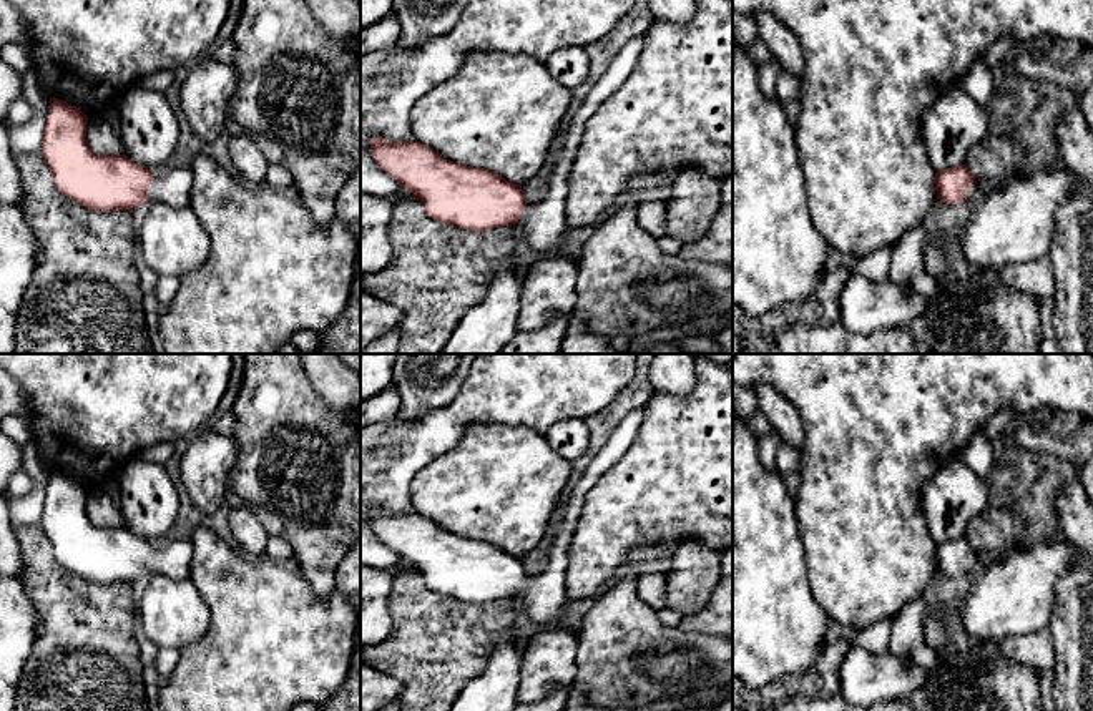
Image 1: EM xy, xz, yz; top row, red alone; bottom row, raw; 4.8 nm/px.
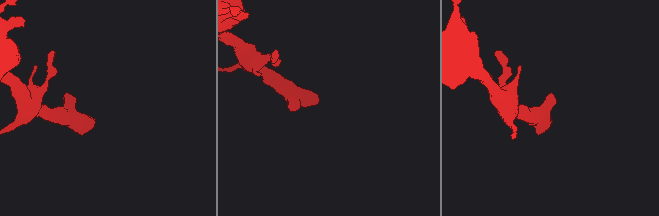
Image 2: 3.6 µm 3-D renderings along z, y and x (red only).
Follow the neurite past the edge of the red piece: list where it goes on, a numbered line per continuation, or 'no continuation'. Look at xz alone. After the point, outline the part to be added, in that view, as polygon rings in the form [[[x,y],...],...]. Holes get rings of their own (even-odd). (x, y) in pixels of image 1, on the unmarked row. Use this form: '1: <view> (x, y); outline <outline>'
1: xz (544, 595); outline [[[645,407],[631,410],[615,429],[606,445],[588,463],[581,478],[575,485],[570,500],[558,523],[545,568],[537,575],[527,575],[518,596],[523,600],[527,615],[542,630],[566,626],[563,611],[568,601],[565,588],[565,571],[568,566],[568,548],[583,510],[586,493],[600,477],[608,472],[631,447],[643,422]]]

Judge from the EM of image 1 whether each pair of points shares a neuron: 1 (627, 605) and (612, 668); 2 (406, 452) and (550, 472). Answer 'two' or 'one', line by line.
1: one
2: two

